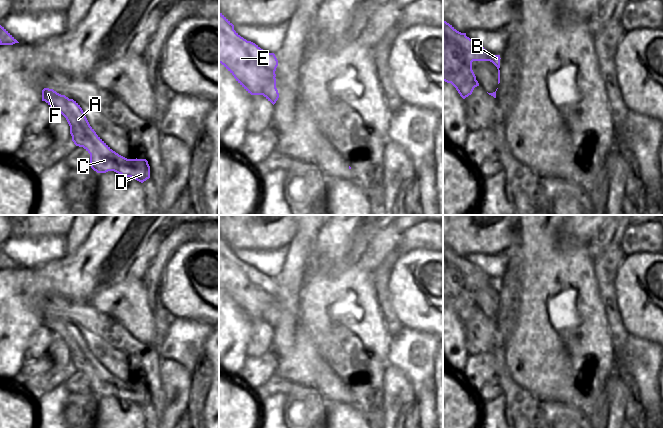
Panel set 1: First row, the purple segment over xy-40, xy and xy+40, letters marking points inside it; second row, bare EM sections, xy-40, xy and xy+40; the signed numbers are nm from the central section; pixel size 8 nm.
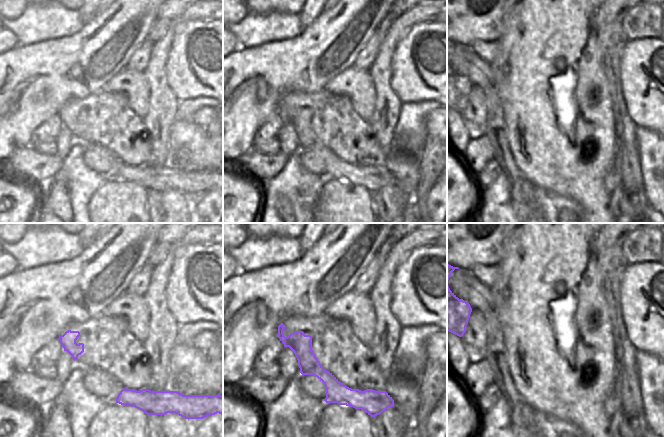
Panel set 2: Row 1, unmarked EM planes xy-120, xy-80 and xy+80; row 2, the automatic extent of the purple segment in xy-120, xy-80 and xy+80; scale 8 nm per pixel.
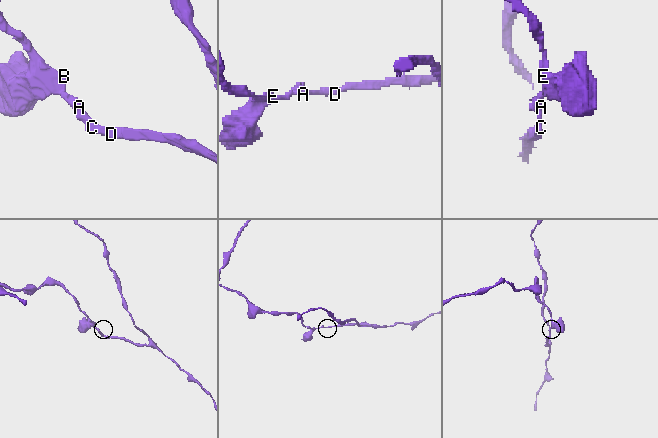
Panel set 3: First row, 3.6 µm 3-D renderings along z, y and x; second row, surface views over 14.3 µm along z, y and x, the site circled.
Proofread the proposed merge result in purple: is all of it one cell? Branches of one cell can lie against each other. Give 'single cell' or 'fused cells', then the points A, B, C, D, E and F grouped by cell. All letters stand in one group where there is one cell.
fused cells | A C D F / B E

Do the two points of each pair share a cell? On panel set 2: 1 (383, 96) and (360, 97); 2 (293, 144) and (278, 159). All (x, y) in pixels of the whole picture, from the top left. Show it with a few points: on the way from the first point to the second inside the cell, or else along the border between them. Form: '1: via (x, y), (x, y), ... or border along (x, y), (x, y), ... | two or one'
1: border along (370, 73), (375, 90), (375, 107), (371, 119) | two
2: border along (280, 150), (288, 156) | two

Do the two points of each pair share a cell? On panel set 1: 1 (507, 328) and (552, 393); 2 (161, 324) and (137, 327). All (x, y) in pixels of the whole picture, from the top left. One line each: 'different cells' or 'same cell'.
1: different cells
2: different cells

